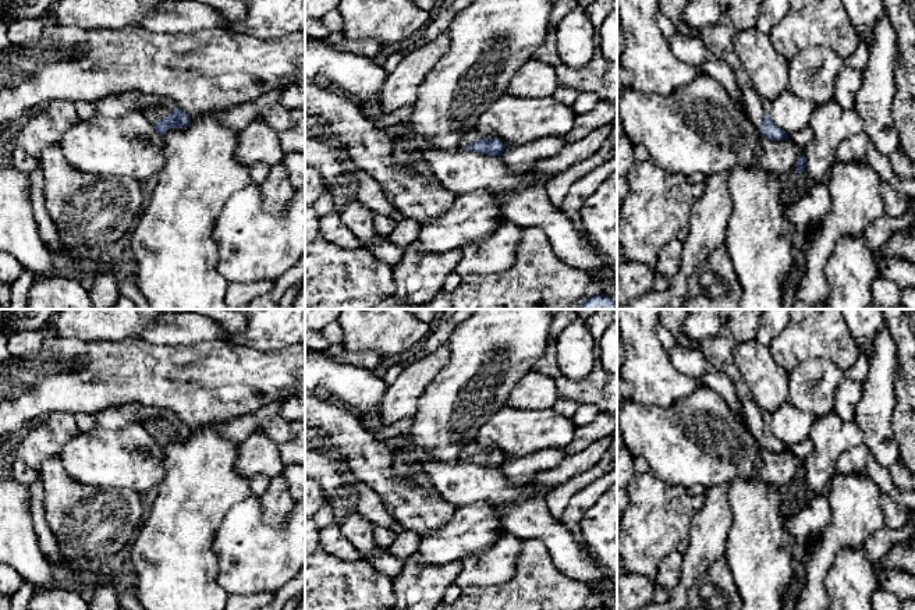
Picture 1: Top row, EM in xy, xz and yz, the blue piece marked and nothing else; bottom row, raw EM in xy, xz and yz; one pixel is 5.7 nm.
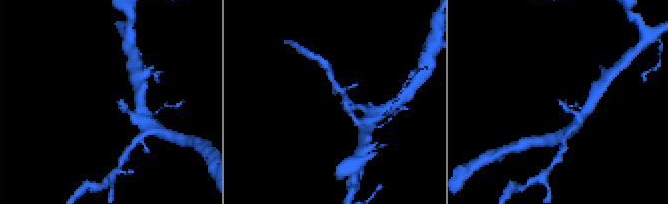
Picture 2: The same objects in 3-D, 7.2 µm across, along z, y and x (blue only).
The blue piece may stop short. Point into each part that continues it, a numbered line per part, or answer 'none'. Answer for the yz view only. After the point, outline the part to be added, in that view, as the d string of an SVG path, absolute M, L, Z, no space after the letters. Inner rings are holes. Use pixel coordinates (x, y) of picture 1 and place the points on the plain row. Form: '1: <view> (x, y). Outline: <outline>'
1: yz (719, 350). Outline: M659 309L659 320L673 333L677 343L685 348L696 348L703 357L721 373L731 377L735 386L738 400L744 412L745 423L749 432L759 439L763 428L763 411L755 404L748 387L741 379L735 363L733 362L733 347L735 345L727 327L727 309L719 309L721 329L713 338L702 343L691 341L684 333L684 322L689 309Z

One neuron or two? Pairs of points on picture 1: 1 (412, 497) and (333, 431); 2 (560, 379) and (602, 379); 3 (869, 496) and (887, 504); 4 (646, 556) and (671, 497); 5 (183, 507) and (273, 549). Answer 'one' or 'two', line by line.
1: one
2: one
3: two
4: one
5: two

